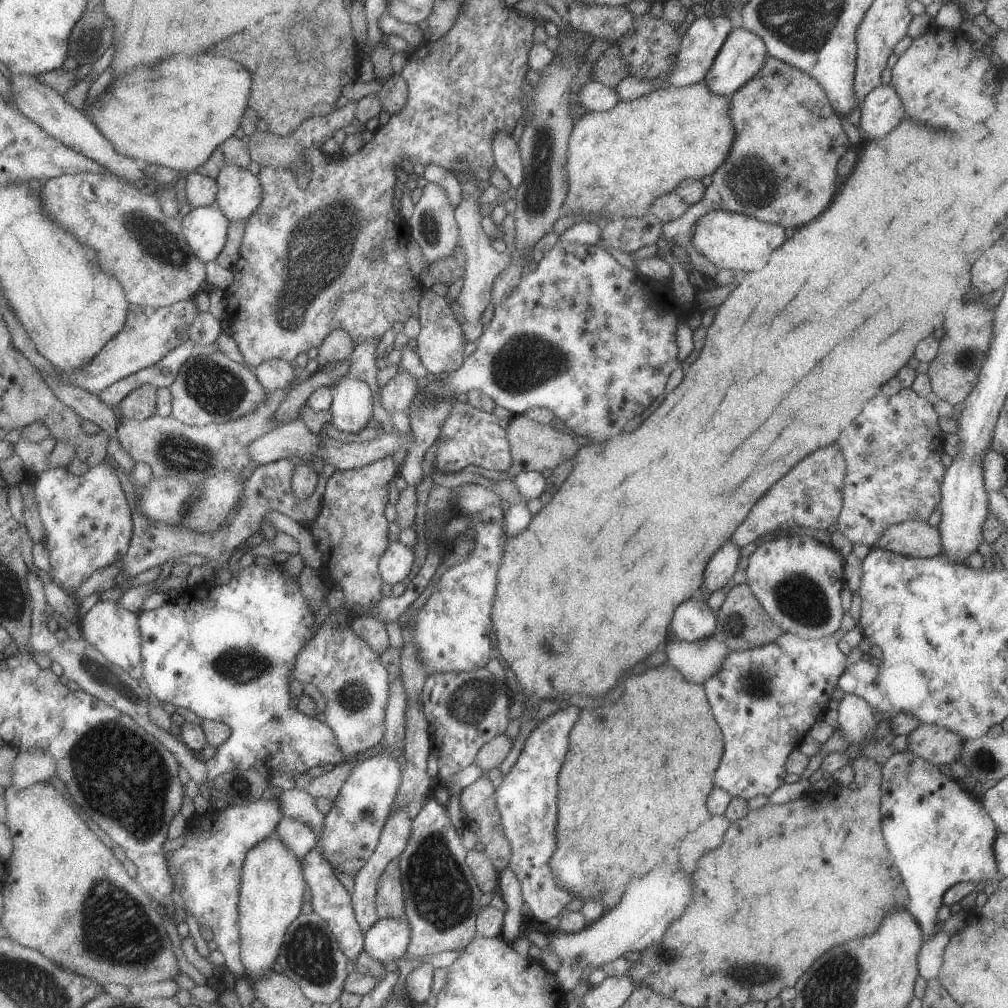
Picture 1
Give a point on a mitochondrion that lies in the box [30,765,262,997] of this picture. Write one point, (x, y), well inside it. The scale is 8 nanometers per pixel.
(122, 935)

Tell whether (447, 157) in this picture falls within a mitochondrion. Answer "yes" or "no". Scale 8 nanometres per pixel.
no

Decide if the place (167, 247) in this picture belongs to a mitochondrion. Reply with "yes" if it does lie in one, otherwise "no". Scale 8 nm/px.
yes

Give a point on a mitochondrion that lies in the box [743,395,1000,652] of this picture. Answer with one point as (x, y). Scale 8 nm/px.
(798, 597)

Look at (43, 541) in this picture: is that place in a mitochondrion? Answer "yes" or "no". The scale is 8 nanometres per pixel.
no

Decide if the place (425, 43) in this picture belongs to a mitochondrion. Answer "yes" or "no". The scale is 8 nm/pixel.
no

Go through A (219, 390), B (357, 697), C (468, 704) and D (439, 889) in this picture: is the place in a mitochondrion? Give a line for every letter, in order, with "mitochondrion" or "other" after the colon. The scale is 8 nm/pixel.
A: mitochondrion
B: mitochondrion
C: mitochondrion
D: mitochondrion

